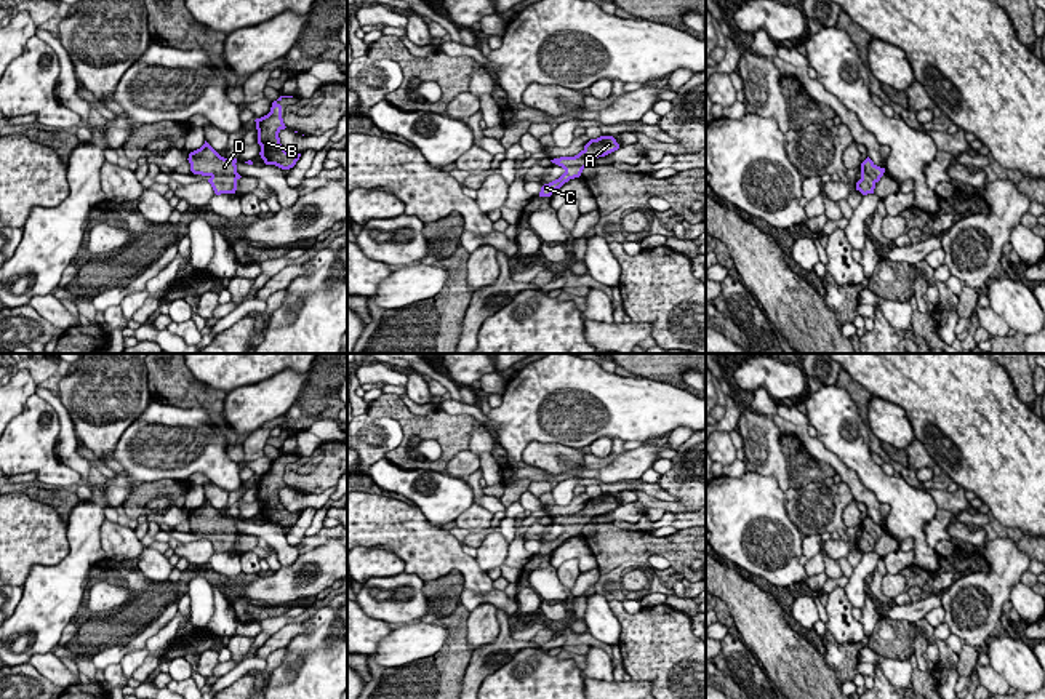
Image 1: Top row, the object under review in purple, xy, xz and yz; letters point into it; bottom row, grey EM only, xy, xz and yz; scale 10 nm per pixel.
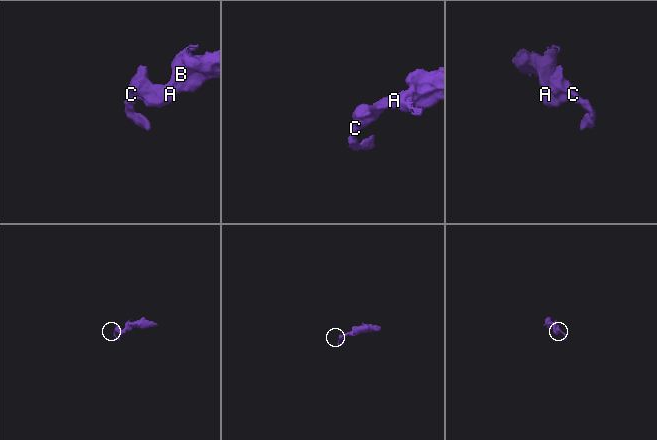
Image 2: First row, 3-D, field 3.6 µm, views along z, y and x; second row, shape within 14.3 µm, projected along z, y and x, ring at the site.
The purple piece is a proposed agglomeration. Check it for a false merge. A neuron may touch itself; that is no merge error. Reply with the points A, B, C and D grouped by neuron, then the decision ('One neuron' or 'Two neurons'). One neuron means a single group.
Groups: A B C D. One neuron

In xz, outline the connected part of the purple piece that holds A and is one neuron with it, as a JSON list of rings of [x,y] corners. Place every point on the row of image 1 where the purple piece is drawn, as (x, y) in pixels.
[[[600,136],[591,139],[584,149],[575,157],[560,157],[551,160],[552,163],[562,166],[565,173],[541,187],[539,197],[551,197],[557,189],[560,189],[570,179],[579,178],[583,170],[592,163],[594,158],[605,157],[619,149],[619,144],[613,136]]]

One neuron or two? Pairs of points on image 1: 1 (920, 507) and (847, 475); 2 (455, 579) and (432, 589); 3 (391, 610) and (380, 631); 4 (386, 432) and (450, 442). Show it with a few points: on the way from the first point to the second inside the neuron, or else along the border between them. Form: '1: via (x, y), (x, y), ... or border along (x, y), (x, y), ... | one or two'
1: border along (834, 455), (880, 503) | two
2: via (450, 584), (445, 589), (437, 589) | one
3: border along (364, 611), (388, 624) | two
4: border along (370, 415), (400, 427), (386, 458) | two

